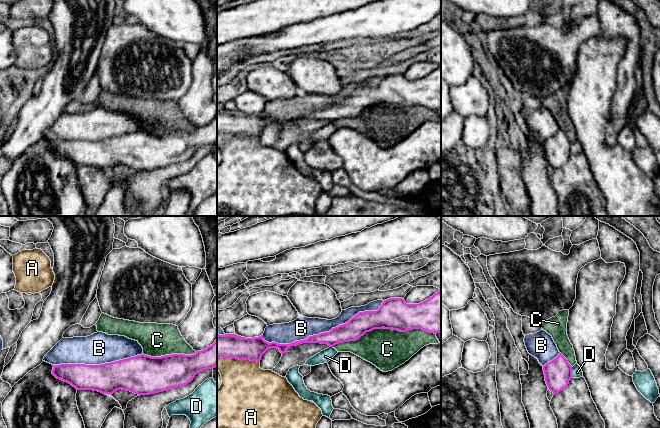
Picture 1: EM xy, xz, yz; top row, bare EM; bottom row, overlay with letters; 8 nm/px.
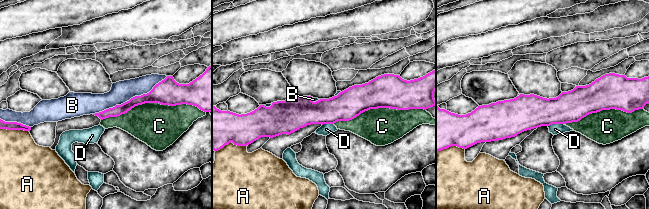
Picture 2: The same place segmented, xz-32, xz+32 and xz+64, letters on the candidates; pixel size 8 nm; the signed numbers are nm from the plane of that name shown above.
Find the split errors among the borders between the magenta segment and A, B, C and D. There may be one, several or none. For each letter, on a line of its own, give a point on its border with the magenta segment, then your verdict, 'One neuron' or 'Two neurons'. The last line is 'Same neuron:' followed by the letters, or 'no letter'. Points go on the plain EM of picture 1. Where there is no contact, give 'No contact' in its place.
A: Touches magenta at xz (238, 134). Two neurons
B: Touches magenta at xz (324, 108). One neuron
C: Touches magenta at xz (383, 103). Two neurons
D: Touches magenta at yz (571, 148). Two neurons
Same neuron: B

